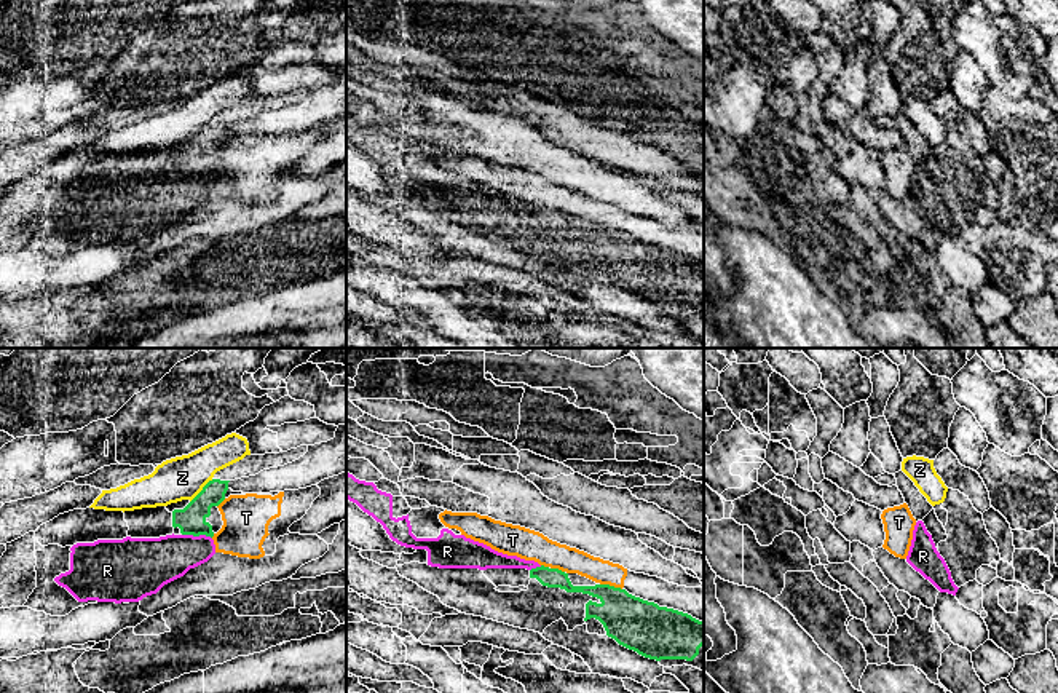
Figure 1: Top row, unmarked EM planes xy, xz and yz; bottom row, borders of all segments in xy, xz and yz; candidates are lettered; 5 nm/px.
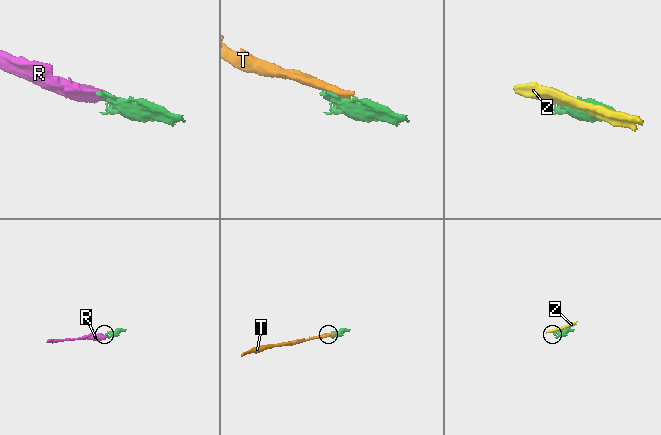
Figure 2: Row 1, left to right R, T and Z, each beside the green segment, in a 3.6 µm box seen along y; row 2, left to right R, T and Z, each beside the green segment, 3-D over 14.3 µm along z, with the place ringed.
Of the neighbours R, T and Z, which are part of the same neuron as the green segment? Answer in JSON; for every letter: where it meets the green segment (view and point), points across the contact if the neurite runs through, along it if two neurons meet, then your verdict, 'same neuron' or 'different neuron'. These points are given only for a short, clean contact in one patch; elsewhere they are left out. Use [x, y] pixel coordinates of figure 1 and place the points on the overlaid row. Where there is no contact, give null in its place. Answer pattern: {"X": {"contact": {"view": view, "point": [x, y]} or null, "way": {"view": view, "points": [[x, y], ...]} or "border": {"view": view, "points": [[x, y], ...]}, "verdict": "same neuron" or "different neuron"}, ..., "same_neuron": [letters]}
{"R": {"contact": {"view": "xy", "point": [197, 535]}, "way": {"view": "xy", "points": [[192, 519], [197, 535], [179, 553], [155, 562]]}, "verdict": "same neuron"}, "T": {"contact": {"view": "xz", "point": [611, 586]}, "verdict": "different neuron"}, "Z": {"contact": {"view": "xy", "point": [201, 491]}, "verdict": "different neuron"}, "same_neuron": ["R"]}

